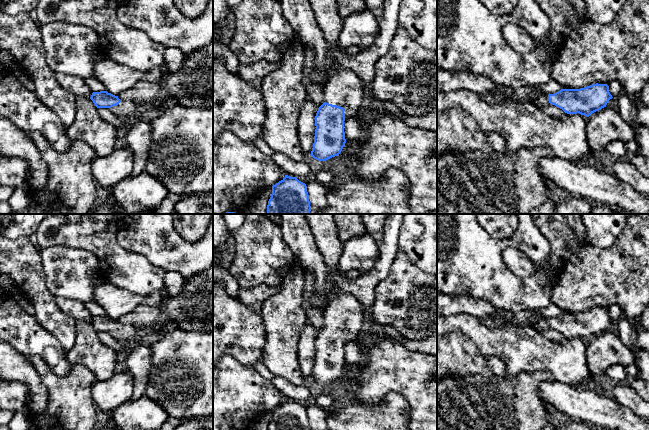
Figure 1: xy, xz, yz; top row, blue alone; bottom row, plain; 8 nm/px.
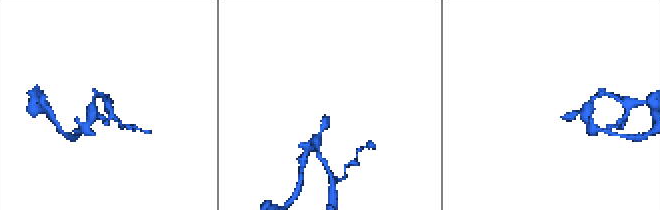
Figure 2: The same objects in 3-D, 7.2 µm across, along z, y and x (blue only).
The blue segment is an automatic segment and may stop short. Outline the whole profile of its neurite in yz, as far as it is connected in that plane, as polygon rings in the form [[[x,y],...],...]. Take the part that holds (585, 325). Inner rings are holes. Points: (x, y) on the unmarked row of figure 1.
[[[596,307],[580,313],[561,313],[554,318],[539,320],[530,326],[540,333],[552,328],[567,338],[579,337],[589,341],[606,331],[612,322],[607,308]]]

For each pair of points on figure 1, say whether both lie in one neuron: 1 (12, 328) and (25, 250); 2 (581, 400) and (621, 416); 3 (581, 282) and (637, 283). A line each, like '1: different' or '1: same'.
1: different
2: same
3: same

